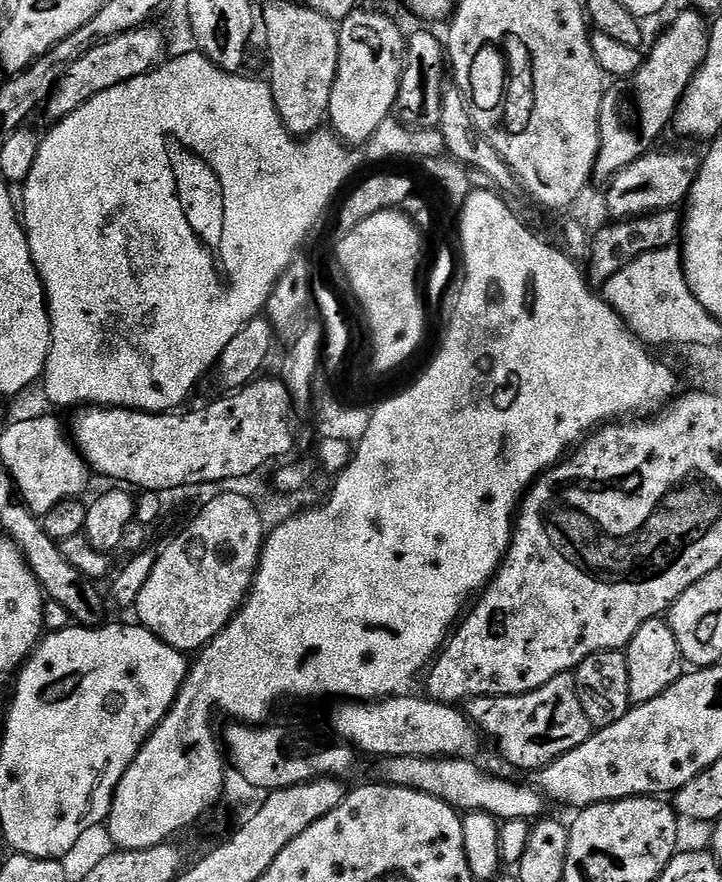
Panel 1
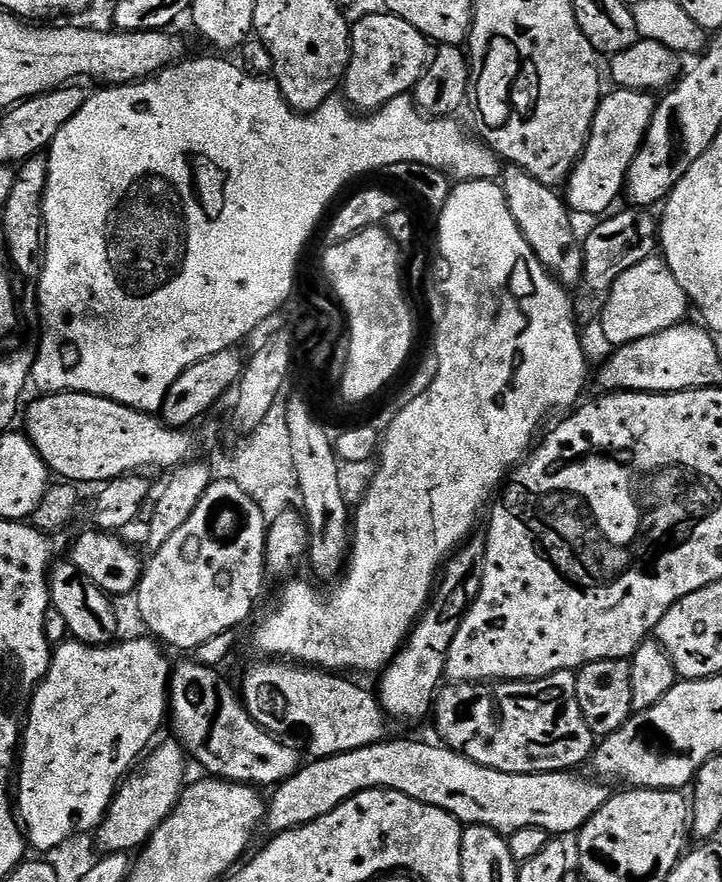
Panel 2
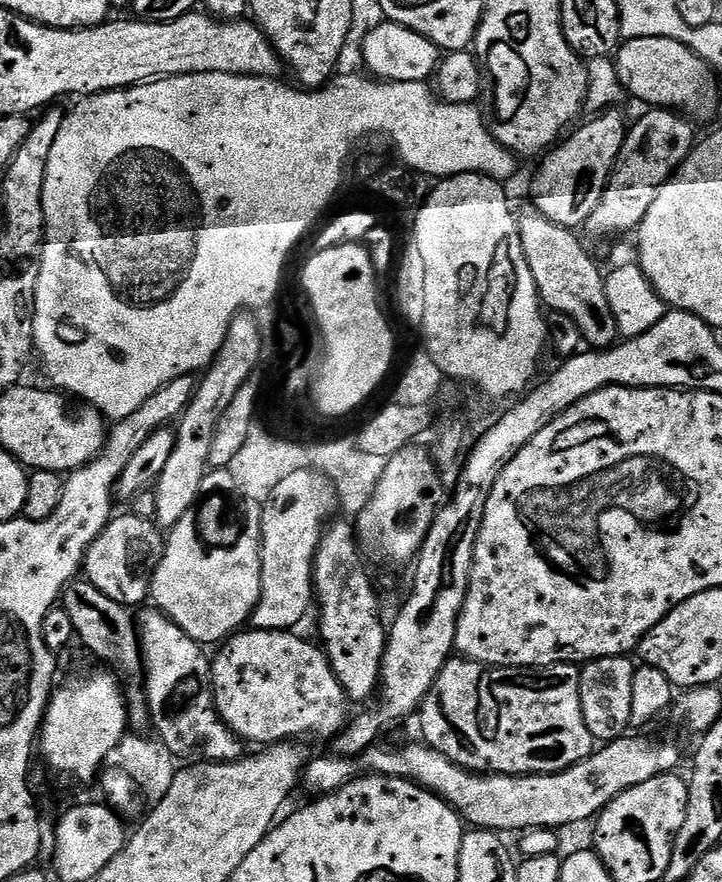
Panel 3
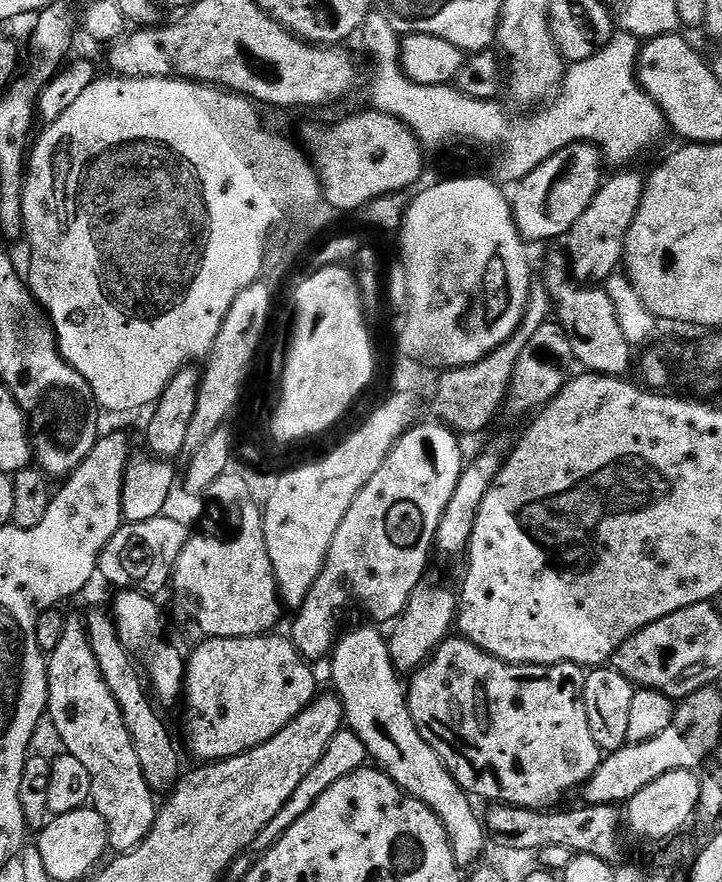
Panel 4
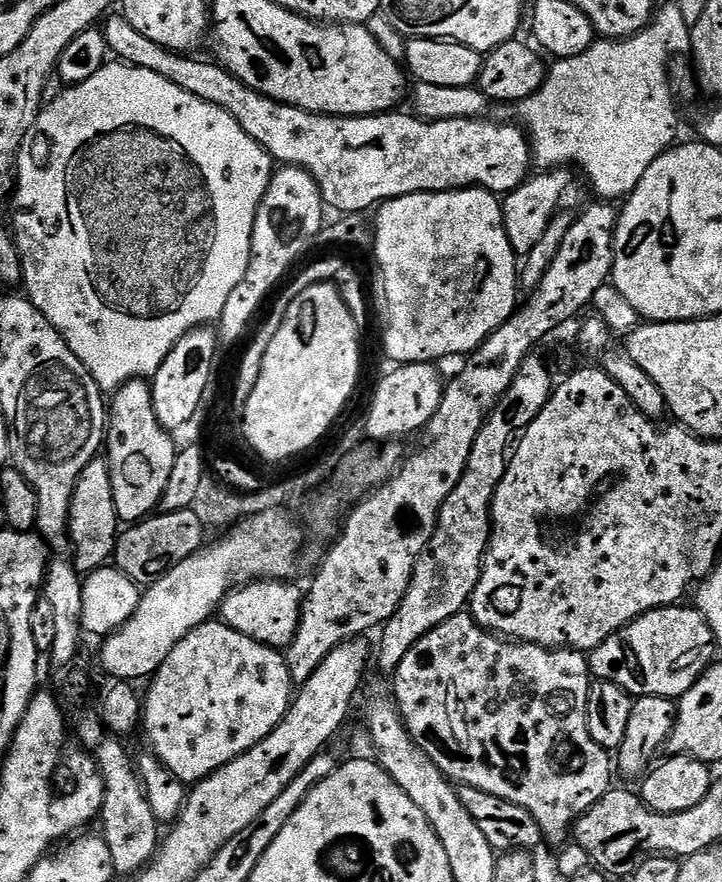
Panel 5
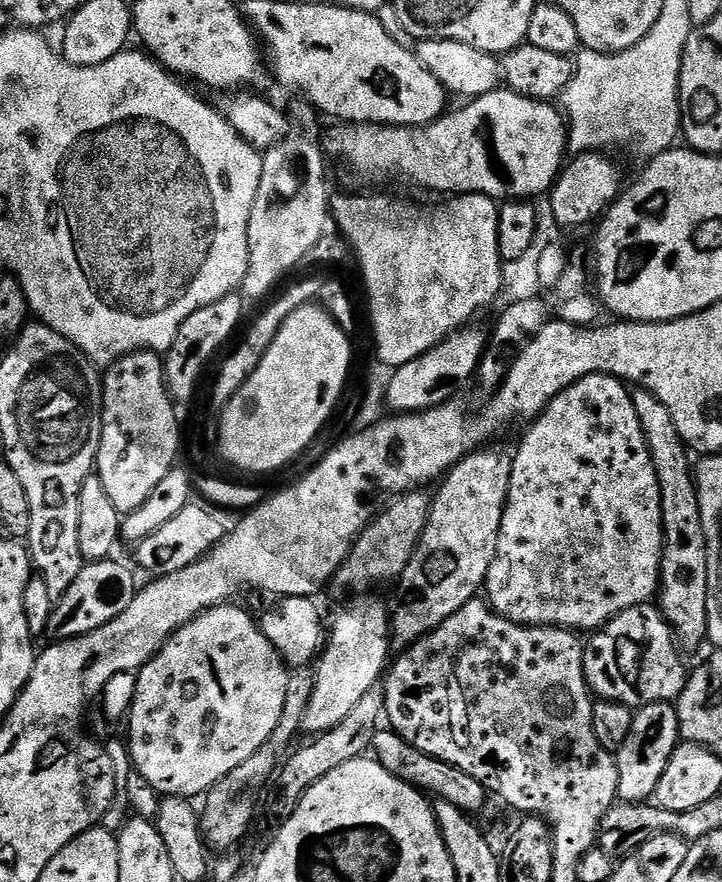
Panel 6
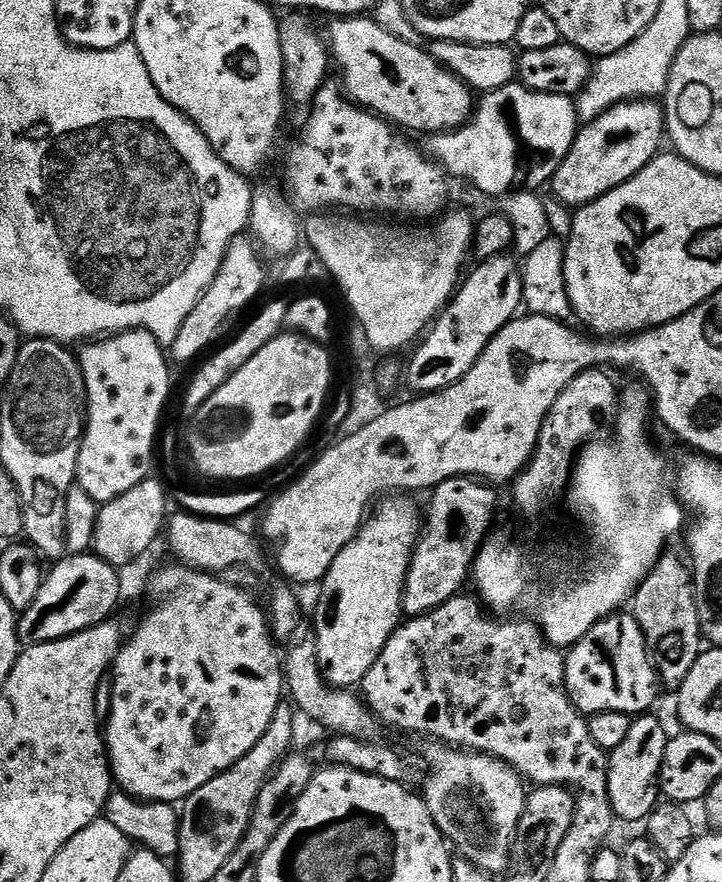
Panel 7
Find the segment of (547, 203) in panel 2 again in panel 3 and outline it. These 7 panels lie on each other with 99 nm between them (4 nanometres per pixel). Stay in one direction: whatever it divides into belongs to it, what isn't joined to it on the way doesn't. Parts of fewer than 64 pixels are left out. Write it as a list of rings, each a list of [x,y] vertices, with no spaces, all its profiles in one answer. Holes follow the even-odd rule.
[[[539,214],[531,215],[519,221],[520,237],[522,250],[526,254],[526,266],[530,266],[530,274],[534,274],[534,286],[540,295],[541,305],[552,312],[561,312],[574,318],[585,345],[596,350],[613,347],[617,343],[618,333],[616,319],[610,310],[610,302],[606,298],[605,273],[603,271],[600,273],[599,266],[592,261],[591,254],[584,249],[583,242],[576,237],[577,233],[573,229],[558,226]]]

